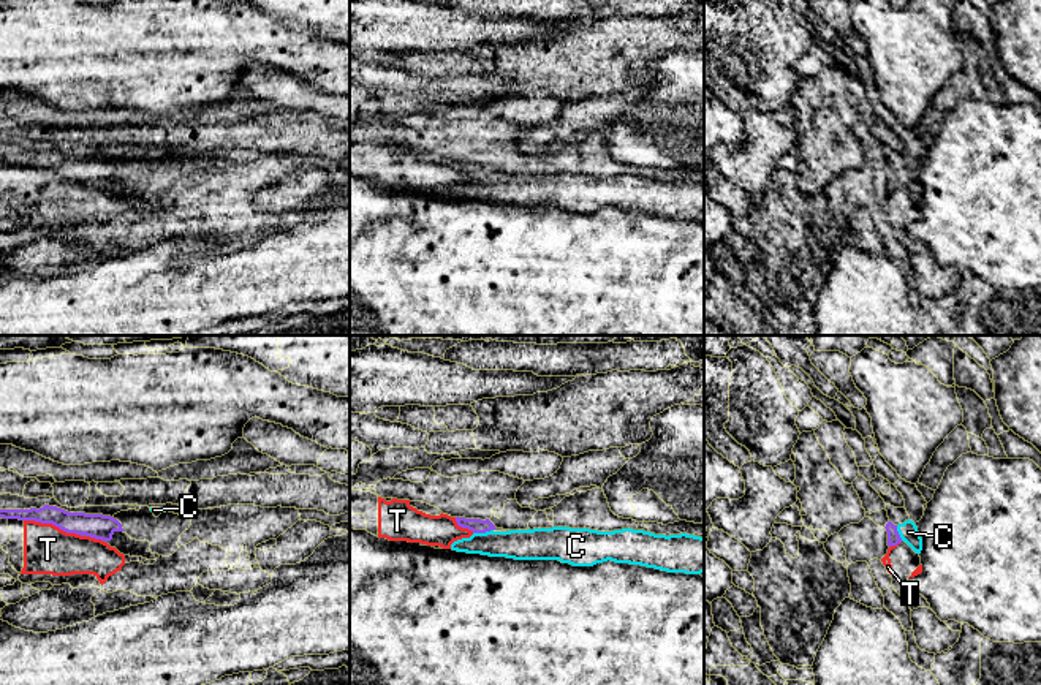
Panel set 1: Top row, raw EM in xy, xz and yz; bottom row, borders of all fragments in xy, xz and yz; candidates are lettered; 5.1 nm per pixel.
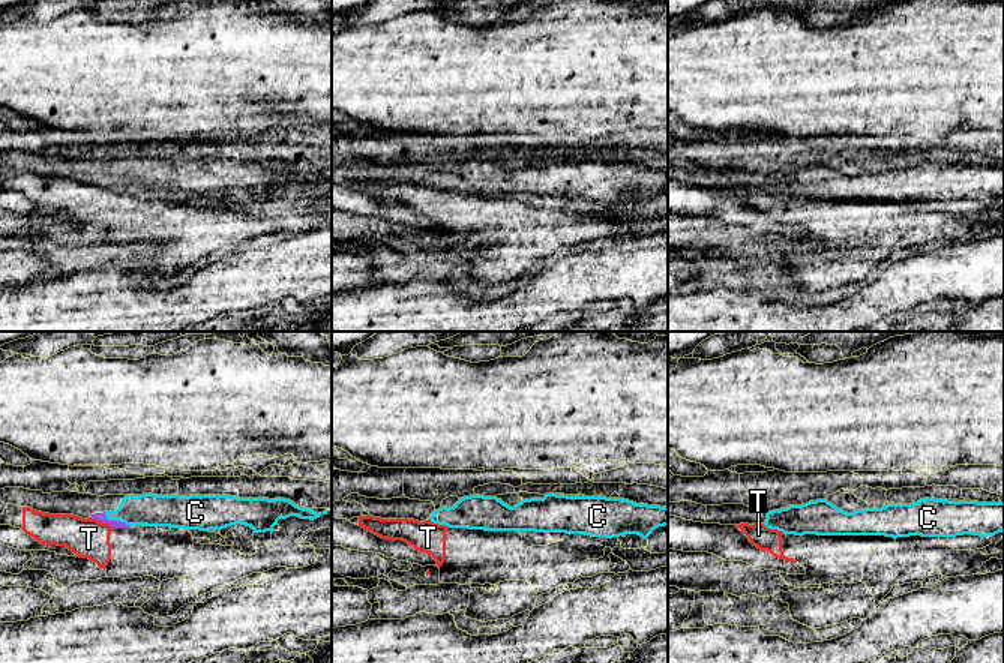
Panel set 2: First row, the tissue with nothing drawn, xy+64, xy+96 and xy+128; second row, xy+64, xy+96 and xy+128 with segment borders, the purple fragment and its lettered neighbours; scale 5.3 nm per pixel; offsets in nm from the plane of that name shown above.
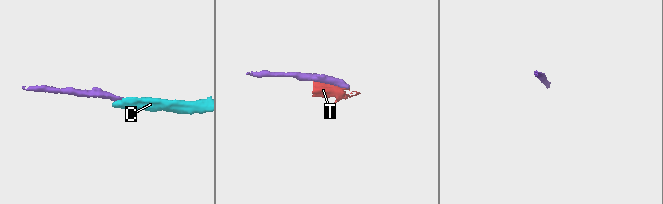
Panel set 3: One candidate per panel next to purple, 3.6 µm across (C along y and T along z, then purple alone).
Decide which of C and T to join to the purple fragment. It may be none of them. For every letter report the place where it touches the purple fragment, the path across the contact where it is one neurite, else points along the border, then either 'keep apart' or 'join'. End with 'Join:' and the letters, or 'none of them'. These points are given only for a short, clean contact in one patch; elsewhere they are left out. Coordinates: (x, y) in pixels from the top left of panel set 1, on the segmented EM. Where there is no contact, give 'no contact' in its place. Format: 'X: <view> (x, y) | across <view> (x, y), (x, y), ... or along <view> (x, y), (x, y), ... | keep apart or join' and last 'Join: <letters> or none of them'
C: xz (483, 532) | across xz (476, 526), (483, 532), (494, 543), (521, 544) | join
T: xy (54, 524) | keep apart
Join: C

